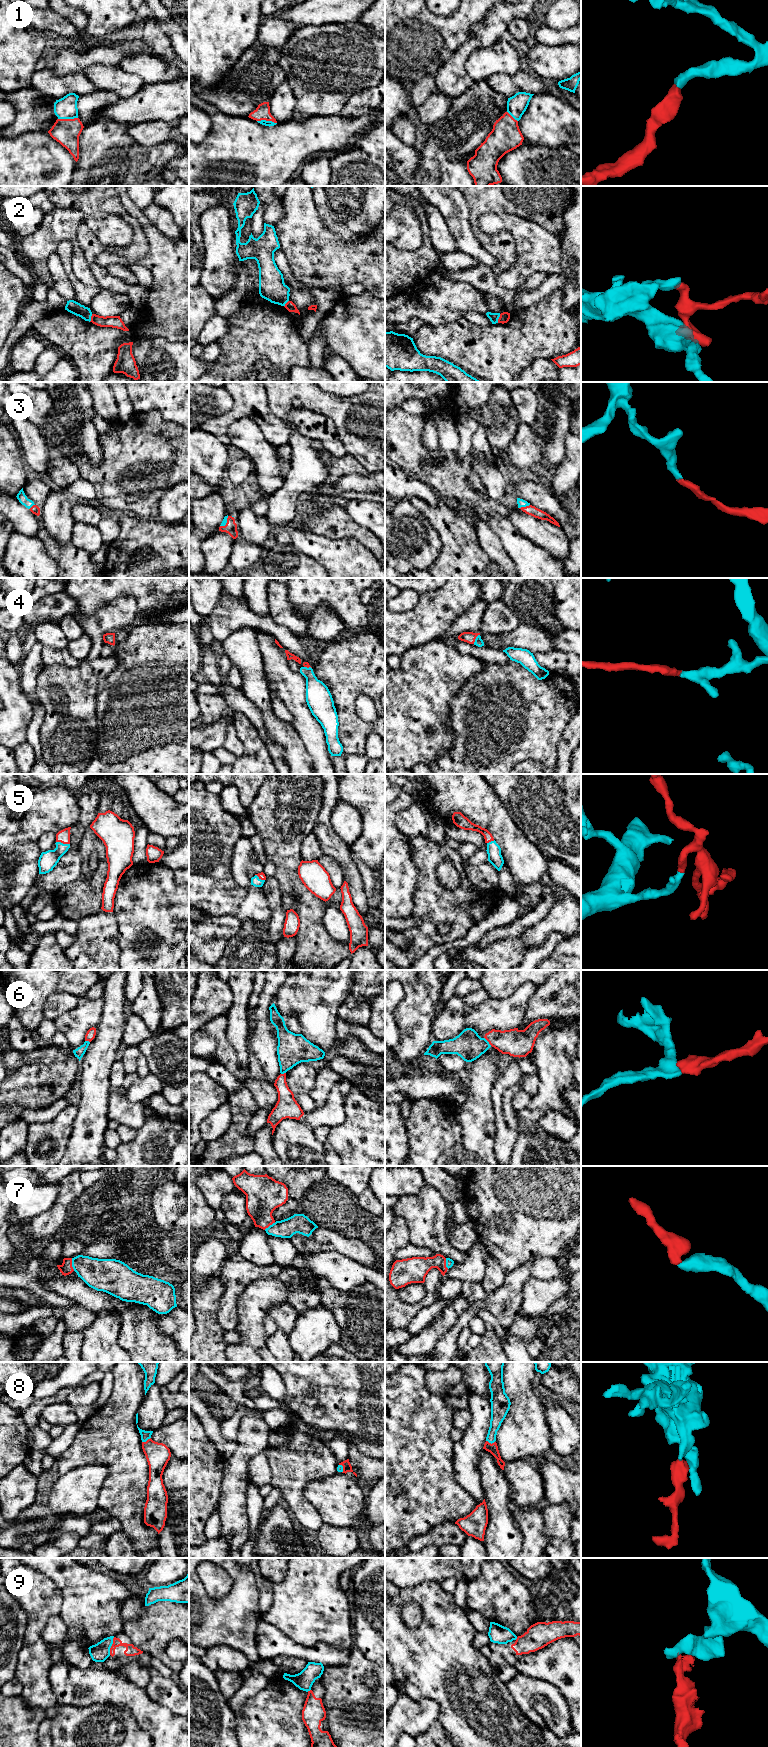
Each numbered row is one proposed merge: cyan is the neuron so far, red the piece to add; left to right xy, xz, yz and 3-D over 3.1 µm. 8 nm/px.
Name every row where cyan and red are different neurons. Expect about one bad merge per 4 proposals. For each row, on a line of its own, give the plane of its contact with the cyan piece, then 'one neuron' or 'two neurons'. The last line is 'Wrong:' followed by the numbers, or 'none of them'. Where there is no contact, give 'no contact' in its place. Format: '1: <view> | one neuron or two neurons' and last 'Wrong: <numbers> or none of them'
1: xy | one neuron
2: yz | two neurons
3: yz | one neuron
4: yz | one neuron
5: xy | one neuron
6: yz | one neuron
7: xy | one neuron
8: xy | one neuron
9: xy | two neurons
Wrong: 2, 9

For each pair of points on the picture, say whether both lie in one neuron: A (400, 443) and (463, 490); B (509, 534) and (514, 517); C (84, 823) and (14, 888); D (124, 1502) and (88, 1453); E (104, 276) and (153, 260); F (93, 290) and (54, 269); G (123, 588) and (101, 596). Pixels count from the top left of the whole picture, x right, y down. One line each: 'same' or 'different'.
A: same
B: different
C: different
D: same
E: different
F: different
G: same

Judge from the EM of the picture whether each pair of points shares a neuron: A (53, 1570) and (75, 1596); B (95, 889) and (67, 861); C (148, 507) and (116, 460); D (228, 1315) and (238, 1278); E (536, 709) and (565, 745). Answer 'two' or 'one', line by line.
A: one
B: two
C: one
D: one
E: two

